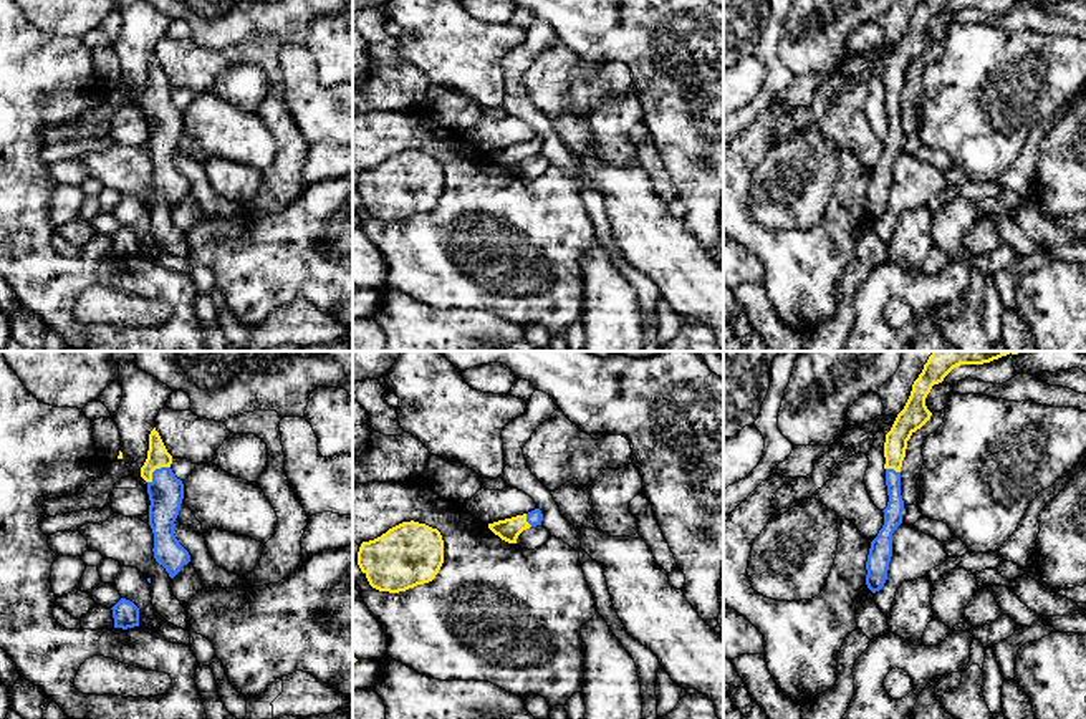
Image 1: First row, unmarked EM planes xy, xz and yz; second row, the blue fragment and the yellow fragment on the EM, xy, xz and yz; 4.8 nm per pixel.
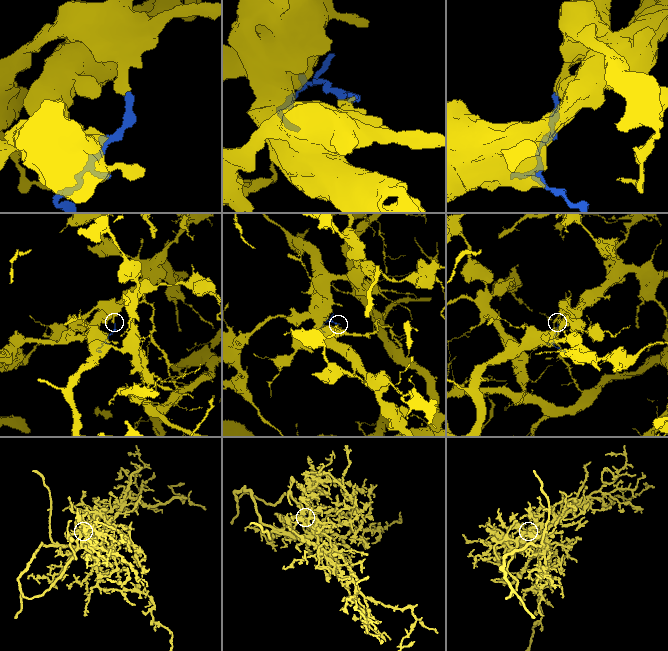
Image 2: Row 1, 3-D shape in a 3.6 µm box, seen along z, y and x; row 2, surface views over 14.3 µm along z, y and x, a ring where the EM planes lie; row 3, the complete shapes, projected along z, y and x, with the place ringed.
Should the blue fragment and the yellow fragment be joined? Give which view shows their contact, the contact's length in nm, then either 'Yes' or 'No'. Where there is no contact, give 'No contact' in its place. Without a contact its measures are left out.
Touches blue in xy. Shared border 140 nm. Yes

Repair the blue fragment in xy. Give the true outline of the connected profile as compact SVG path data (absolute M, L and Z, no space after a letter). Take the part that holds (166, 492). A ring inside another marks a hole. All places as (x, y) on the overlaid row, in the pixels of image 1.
M156 427L149 434L149 451L141 477L147 482L149 525L154 533L154 558L174 578L190 562L189 552L174 535L175 519L184 499L184 484L171 469L172 456L167 452Z

